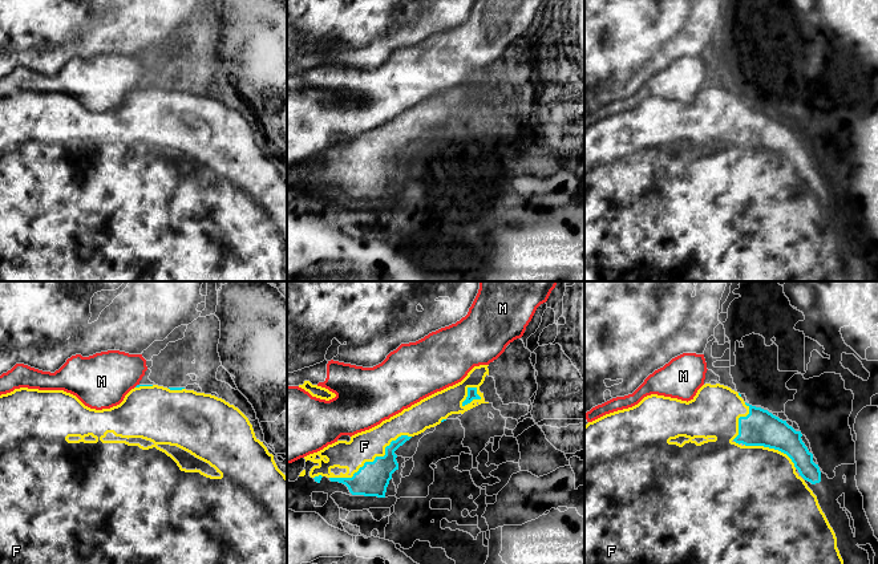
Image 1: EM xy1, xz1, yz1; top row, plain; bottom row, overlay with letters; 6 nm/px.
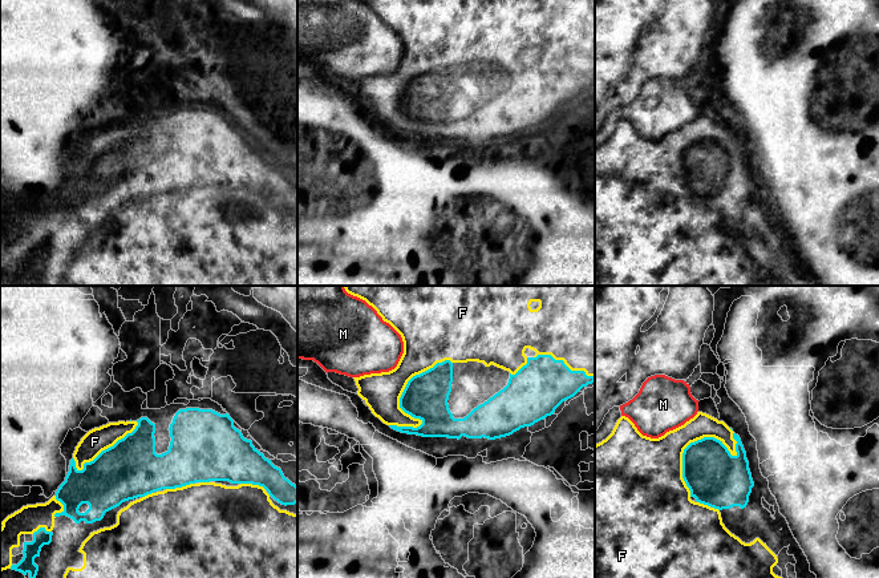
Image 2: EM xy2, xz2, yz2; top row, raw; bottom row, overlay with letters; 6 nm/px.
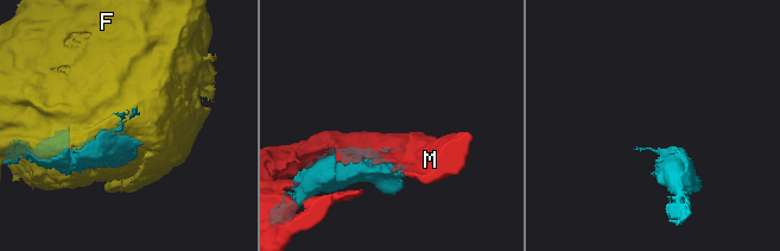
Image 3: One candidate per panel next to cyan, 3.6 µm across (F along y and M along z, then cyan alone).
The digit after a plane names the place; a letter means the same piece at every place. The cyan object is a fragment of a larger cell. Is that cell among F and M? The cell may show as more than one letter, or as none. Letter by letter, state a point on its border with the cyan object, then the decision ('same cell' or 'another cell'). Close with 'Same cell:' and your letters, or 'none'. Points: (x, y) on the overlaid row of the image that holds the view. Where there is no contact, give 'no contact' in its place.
F: yz2 (701, 439) | same cell
M: xy1 (137, 385) | another cell
Same cell: F

